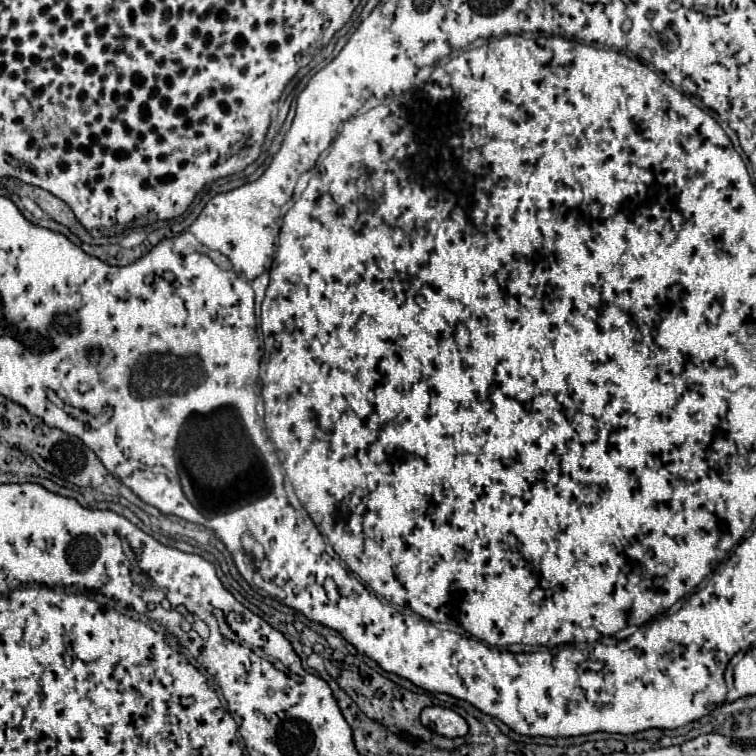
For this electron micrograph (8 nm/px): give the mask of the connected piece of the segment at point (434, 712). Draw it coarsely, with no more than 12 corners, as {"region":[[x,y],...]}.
{"region":[[424,708],[420,720],[446,738],[466,736],[466,720],[454,710]]}

